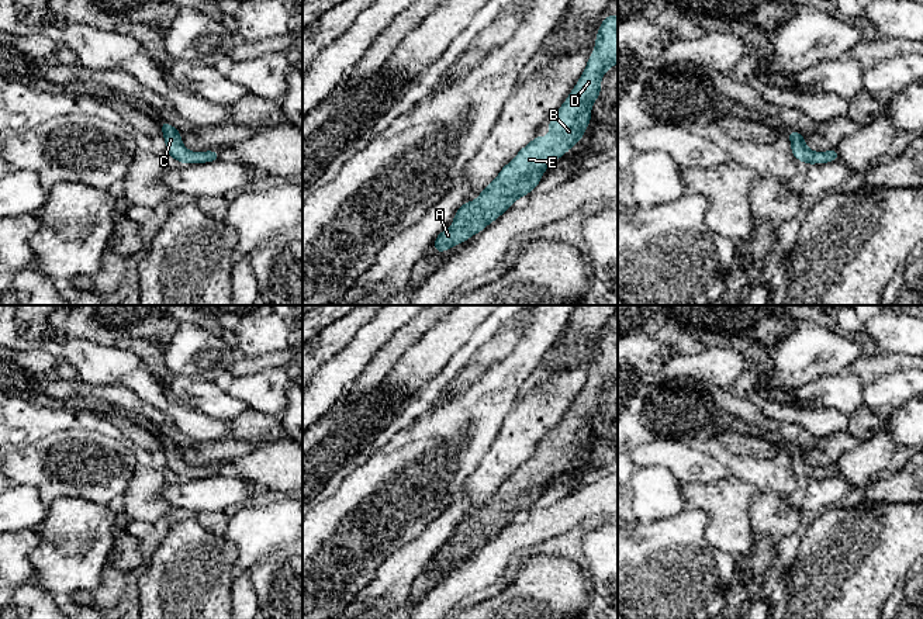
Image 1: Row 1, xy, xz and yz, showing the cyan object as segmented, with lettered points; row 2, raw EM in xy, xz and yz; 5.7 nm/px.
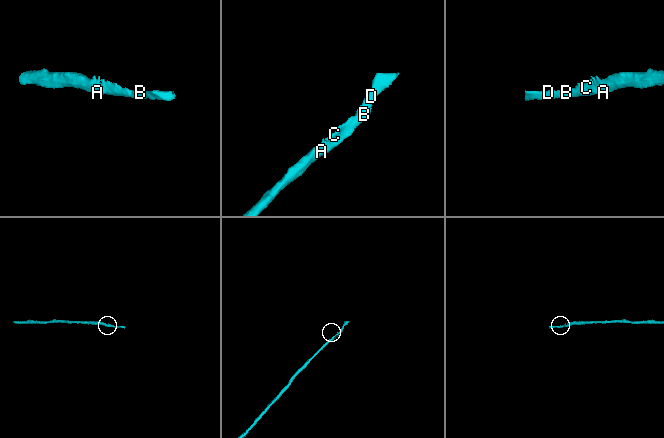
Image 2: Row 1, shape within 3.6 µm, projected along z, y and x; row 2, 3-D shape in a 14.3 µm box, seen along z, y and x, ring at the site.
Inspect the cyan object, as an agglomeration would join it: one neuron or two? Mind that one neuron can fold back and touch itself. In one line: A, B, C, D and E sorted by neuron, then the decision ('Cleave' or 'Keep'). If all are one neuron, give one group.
Groups: A B C D E. Keep

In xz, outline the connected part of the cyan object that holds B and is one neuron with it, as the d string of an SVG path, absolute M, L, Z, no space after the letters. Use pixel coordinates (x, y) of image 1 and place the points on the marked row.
M606 15L598 28L595 48L584 73L549 121L550 135L535 136L474 201L466 201L456 211L452 226L435 238L435 252L446 252L466 242L509 210L515 200L536 189L543 172L584 136L592 103L601 93L601 79L616 63L618 15Z

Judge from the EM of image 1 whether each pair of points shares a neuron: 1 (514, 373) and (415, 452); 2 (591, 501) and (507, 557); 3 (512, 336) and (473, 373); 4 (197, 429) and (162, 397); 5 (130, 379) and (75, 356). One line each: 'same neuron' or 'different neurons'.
1: same neuron
2: same neuron
3: same neuron
4: same neuron
5: different neurons

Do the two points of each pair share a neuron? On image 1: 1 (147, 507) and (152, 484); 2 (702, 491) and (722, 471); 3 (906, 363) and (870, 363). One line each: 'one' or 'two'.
1: one
2: two
3: one

